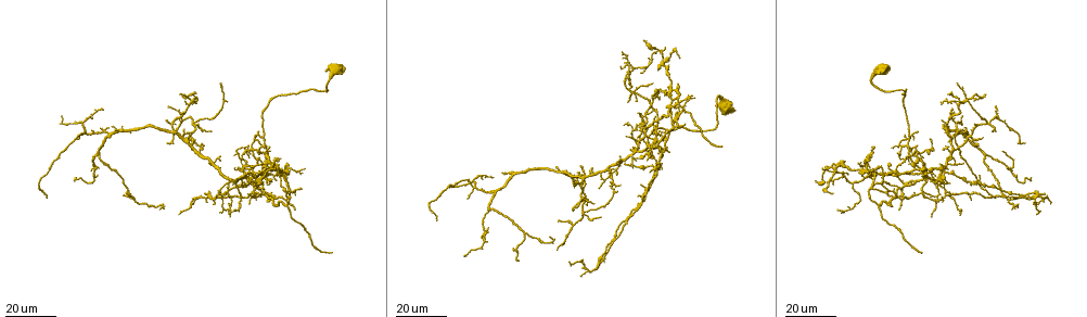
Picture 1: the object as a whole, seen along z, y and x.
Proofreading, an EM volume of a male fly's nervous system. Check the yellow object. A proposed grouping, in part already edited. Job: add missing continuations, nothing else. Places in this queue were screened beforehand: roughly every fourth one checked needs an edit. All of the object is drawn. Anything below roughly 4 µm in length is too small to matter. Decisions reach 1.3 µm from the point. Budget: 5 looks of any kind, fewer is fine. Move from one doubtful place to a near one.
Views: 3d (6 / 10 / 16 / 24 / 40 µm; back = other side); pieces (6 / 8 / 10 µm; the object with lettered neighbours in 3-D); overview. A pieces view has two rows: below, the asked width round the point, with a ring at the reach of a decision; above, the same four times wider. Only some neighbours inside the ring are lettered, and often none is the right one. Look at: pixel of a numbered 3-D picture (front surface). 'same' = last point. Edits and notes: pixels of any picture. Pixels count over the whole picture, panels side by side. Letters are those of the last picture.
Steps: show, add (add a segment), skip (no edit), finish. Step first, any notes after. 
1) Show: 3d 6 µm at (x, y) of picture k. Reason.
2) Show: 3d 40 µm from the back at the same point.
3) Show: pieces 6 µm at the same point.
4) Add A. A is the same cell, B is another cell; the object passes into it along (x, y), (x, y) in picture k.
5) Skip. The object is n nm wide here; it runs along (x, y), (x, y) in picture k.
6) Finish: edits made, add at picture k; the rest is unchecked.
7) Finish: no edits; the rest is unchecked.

Show: 3d 24 µm at (676, 83) of picture 1. Branch stops here.

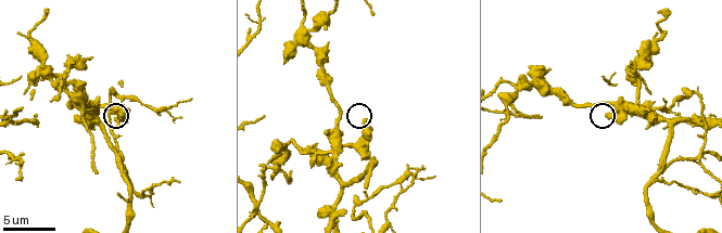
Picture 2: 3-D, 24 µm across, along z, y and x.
Show: pieces 6 µm at (608, 113) of picture 2.

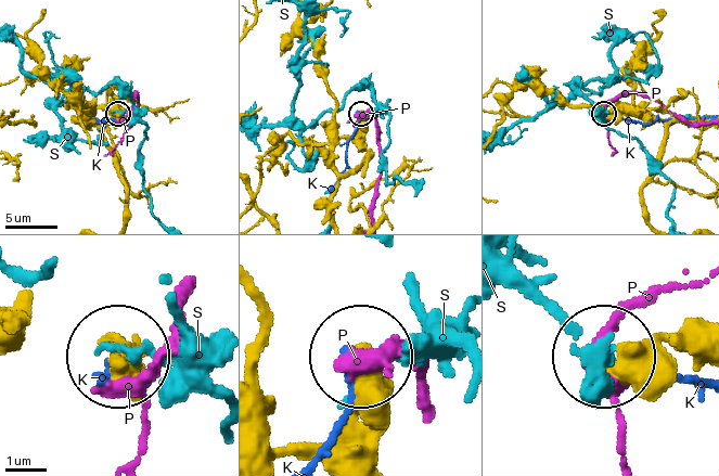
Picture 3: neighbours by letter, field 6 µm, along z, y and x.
Skip. K, P and S are other cells; it runs along (125, 209), (115, 156), (91, 120), (102, 107), (117, 112) in picture 3; none of them fits.

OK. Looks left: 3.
Show: pieces 10 µm at (651, 105) of picture 2. An open end.

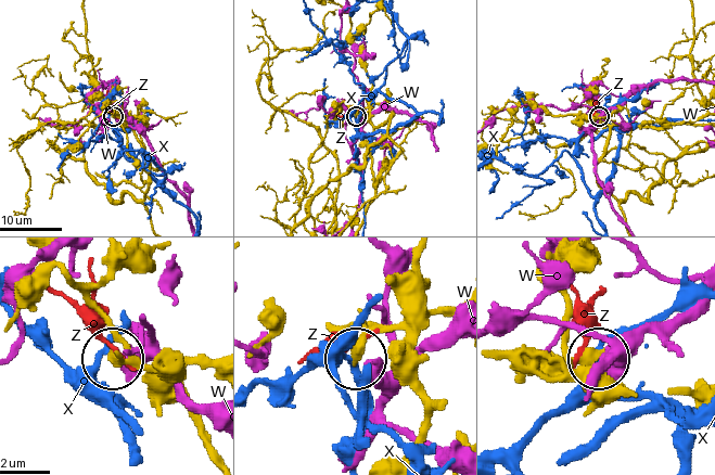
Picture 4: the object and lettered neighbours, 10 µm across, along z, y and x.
Skip. W, X and Z are other cells; no lettered segment goes on from it.

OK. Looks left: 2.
Show: 3d 16 µm at (686, 124) of picture 1. Thin end.

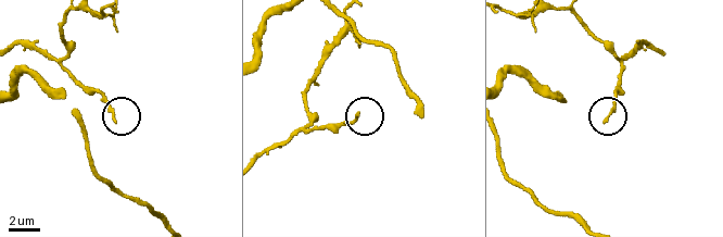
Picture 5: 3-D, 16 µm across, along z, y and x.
Show: pieces 6 µm at (604, 119) of picture 5. What lies round it.

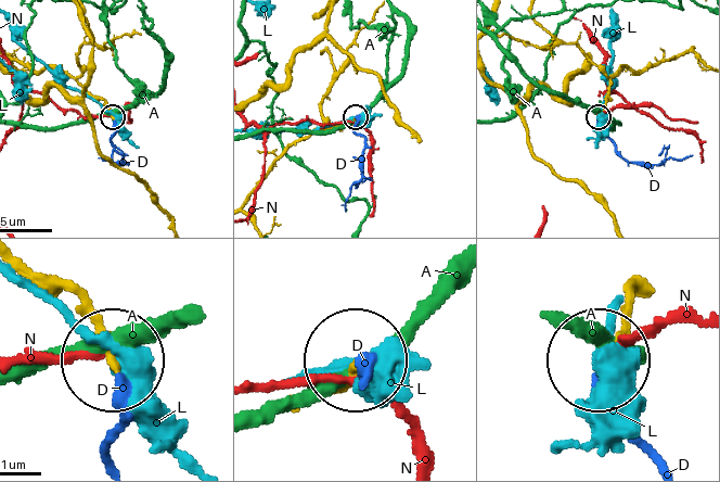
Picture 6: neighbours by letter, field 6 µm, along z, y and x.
Add D. D is the same cell, A, L and N are other cells; the object passes into it along (46, 278), (74, 288), (115, 375), (108, 454) in picture 6; it goes on there.

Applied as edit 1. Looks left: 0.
Finish: edits made, add at picture 6; the rest is unchecked.

